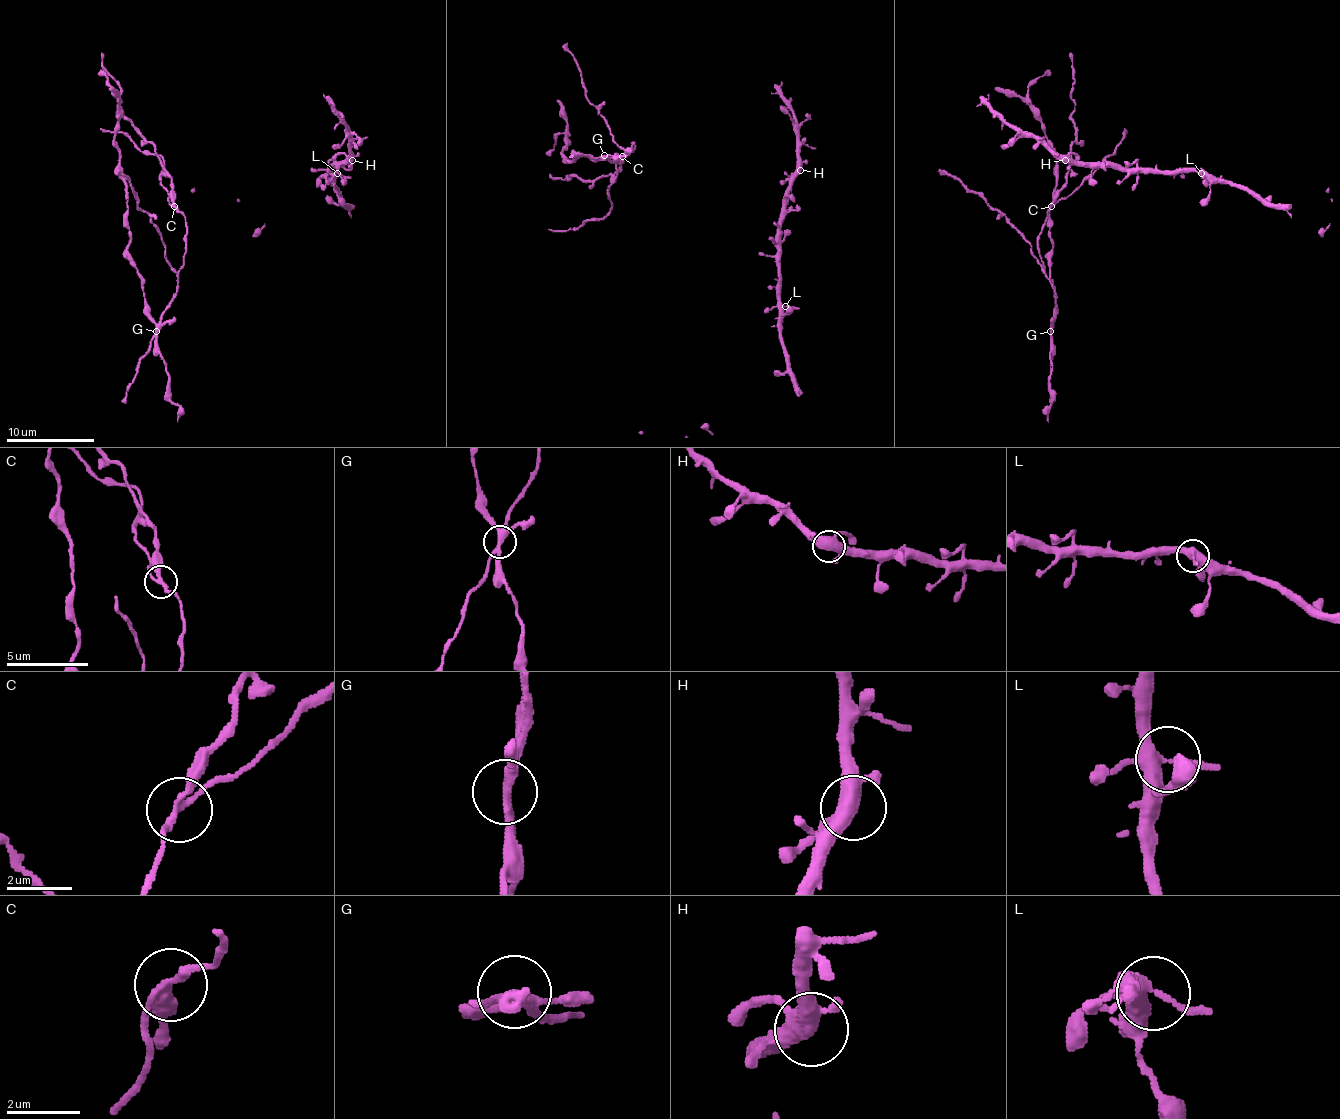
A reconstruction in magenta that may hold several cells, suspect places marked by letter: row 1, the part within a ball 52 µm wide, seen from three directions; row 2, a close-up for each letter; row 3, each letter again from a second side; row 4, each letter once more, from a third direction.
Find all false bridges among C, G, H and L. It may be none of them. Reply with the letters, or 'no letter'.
C, G

